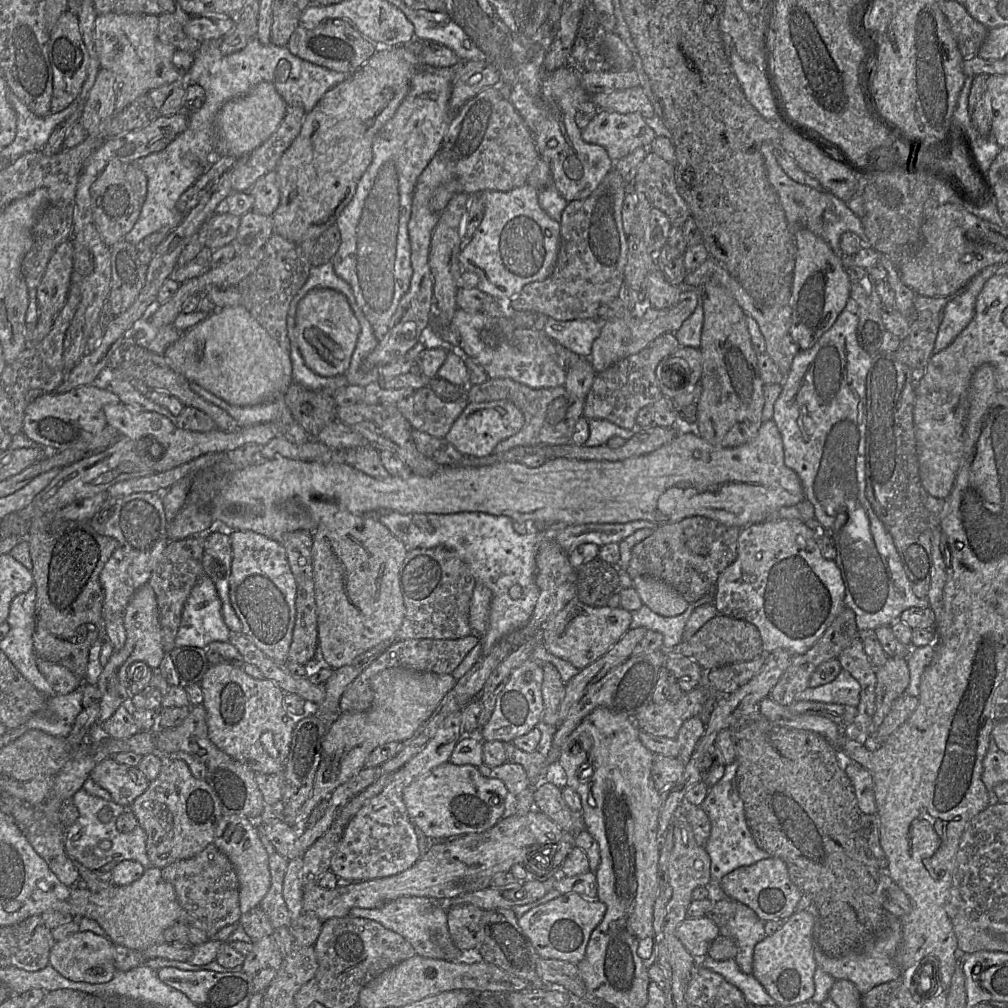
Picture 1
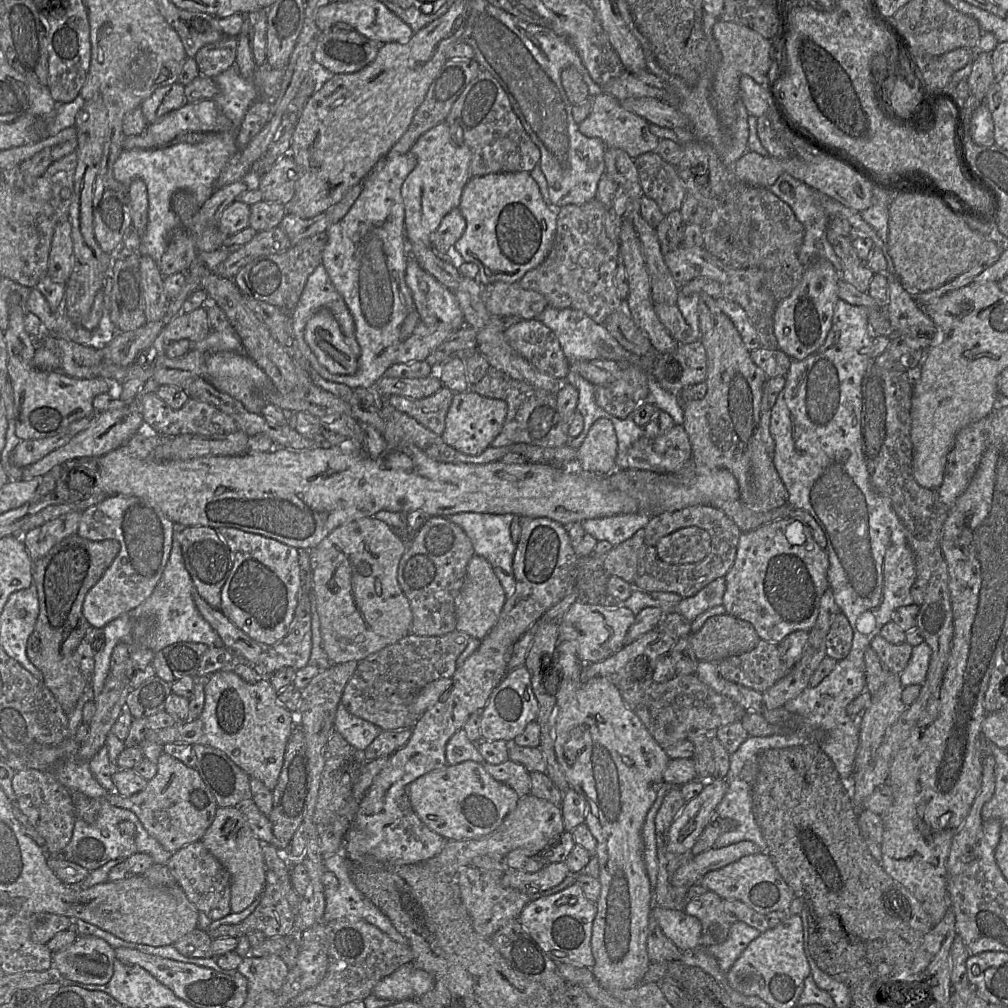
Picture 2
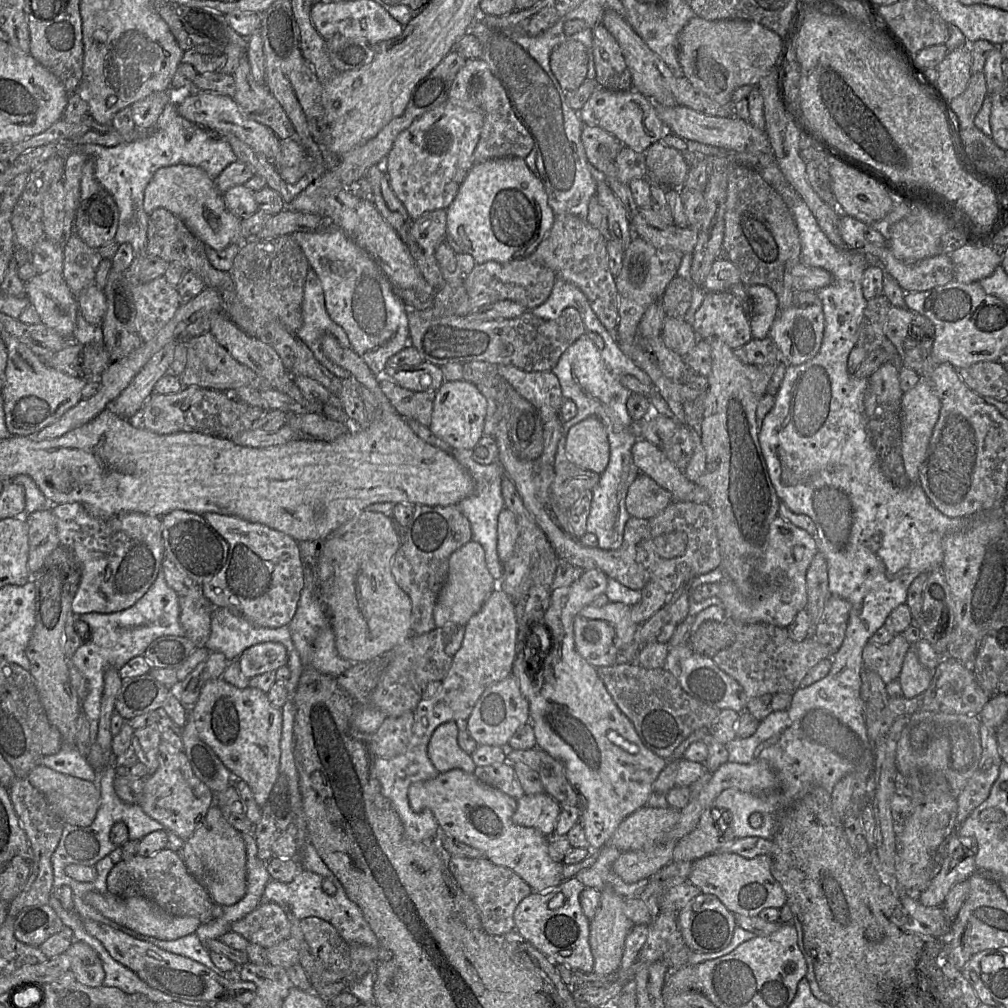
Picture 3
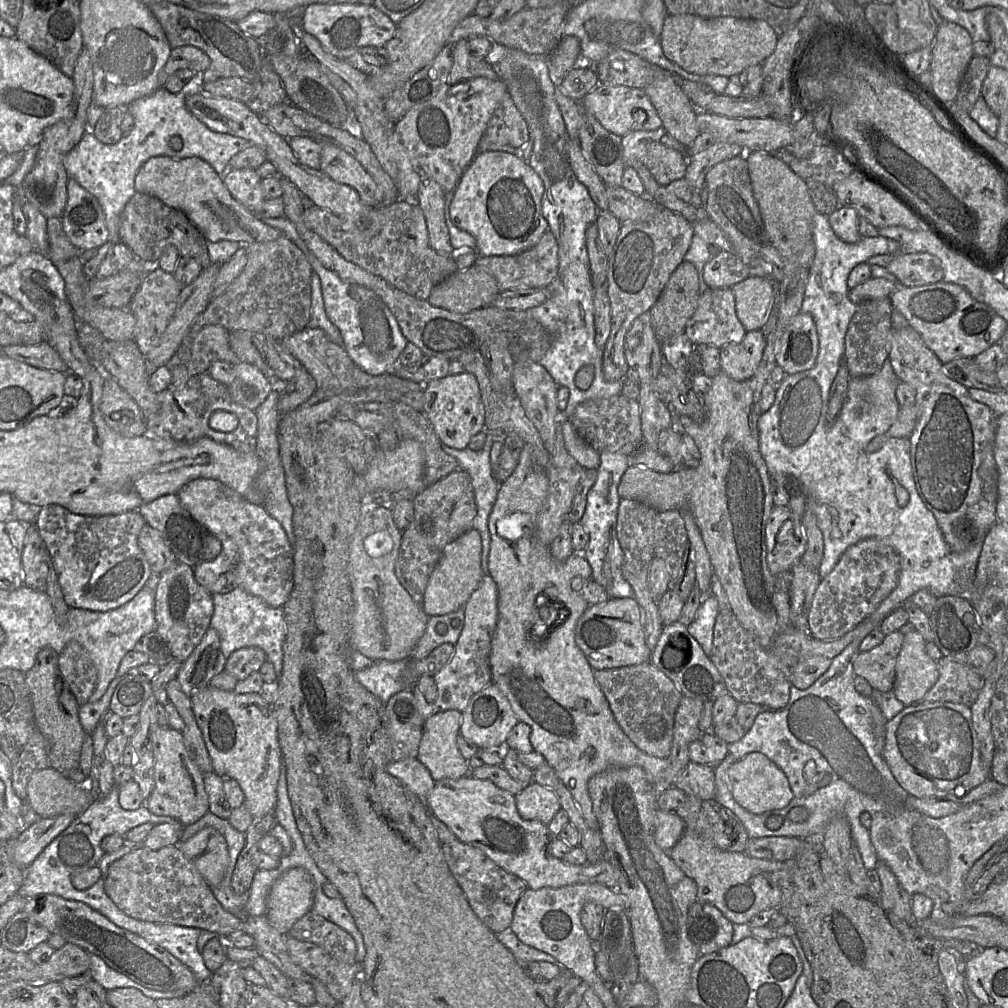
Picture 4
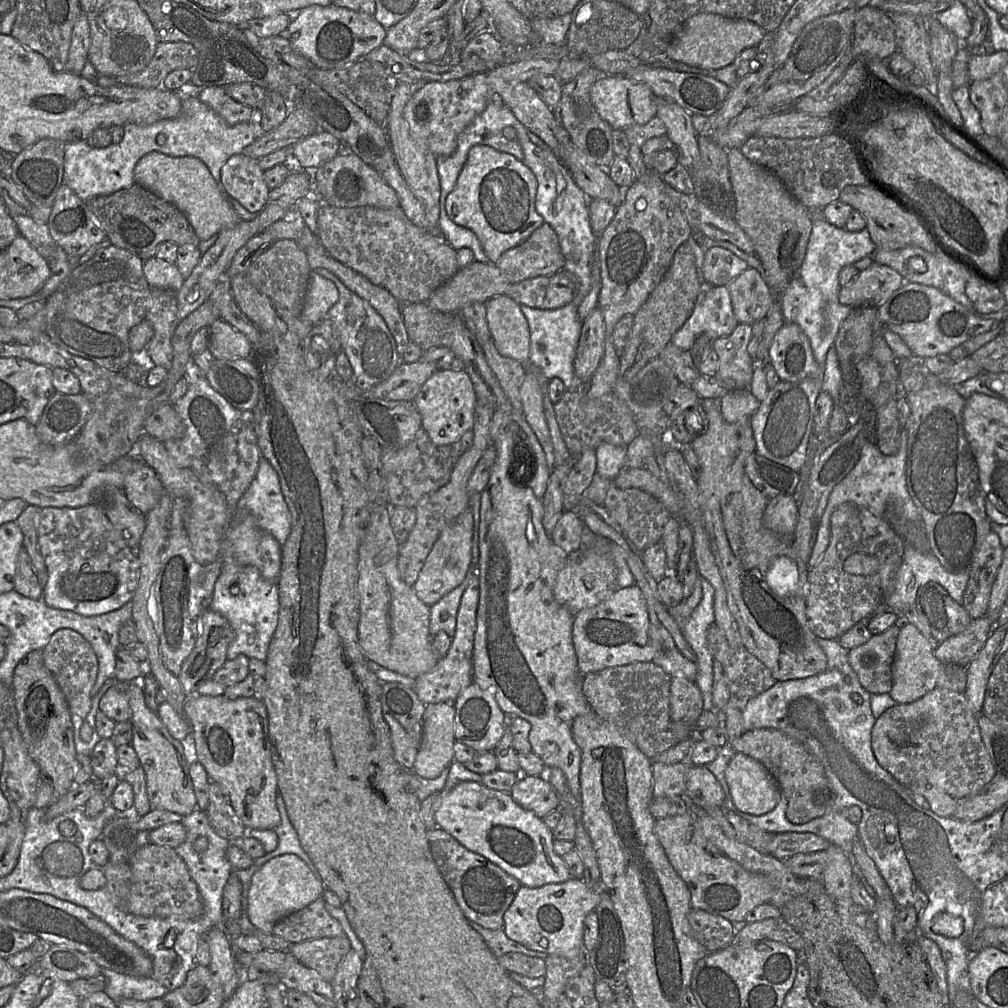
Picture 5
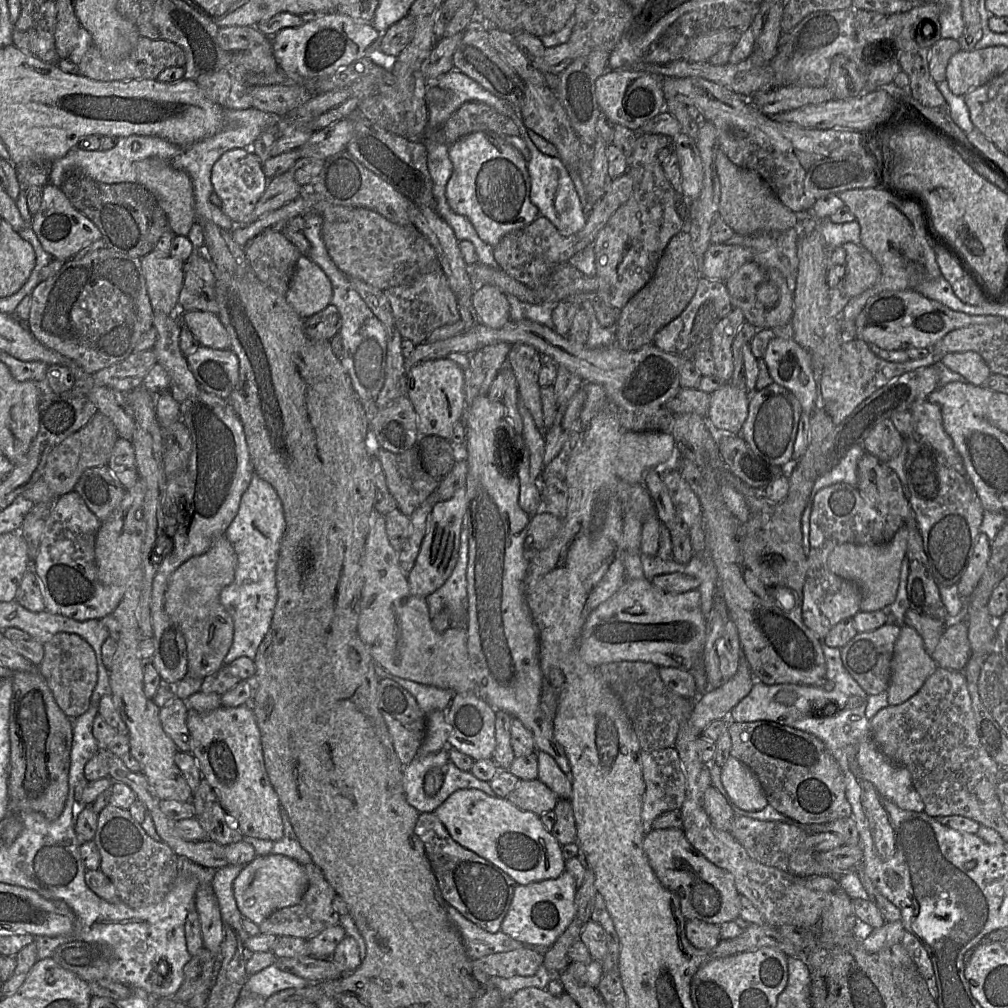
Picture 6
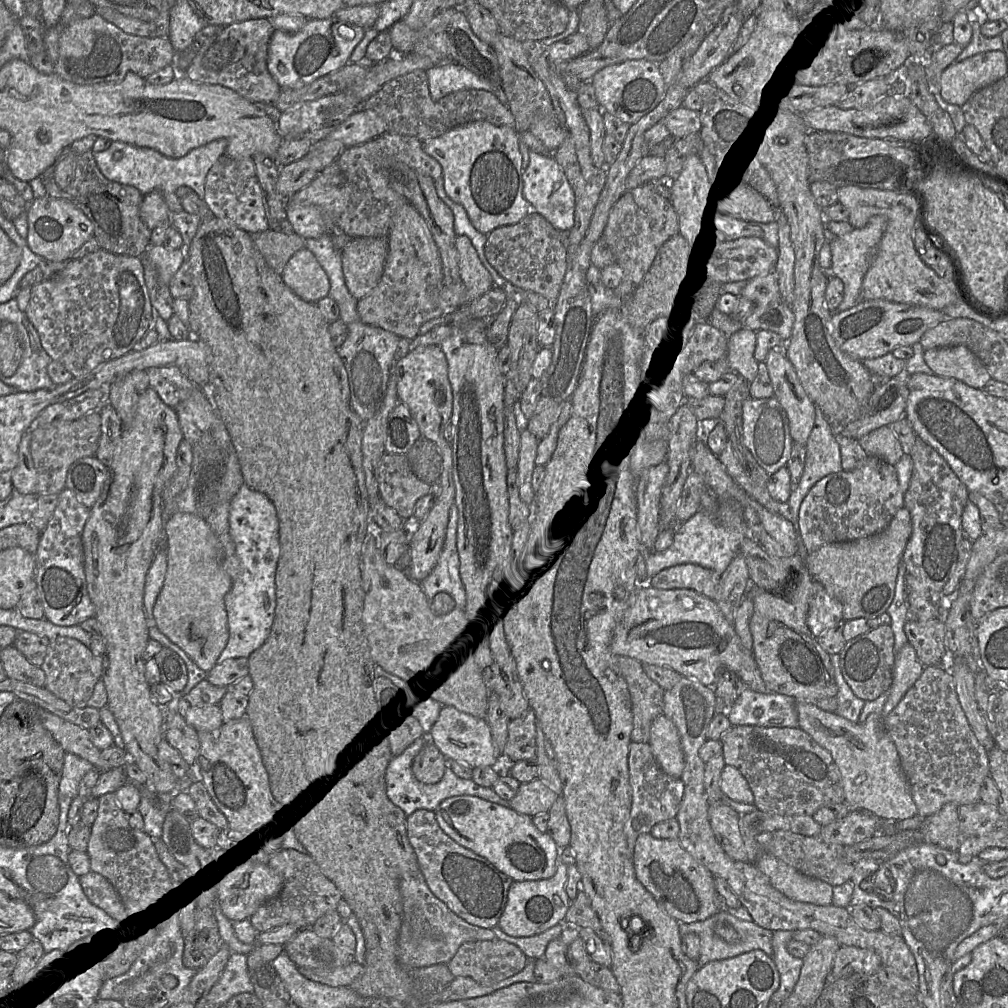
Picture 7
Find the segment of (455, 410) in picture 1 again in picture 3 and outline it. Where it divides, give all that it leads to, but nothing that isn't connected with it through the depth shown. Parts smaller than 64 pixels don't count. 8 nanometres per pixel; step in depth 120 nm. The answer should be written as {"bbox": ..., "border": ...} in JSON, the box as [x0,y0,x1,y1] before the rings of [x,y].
{"bbox":[380,377,435,427],"border":[[[382,377],[380,387],[397,412],[406,420],[414,420],[429,427],[432,419],[435,393],[405,389],[388,377]]]}

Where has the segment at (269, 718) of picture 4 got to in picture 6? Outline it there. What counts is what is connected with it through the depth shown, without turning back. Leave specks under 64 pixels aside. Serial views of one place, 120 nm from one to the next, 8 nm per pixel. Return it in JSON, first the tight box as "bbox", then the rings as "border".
{"bbox":[188,706,284,842],"border":[[[220,706],[208,713],[188,710],[191,752],[203,779],[213,788],[232,824],[244,837],[276,842],[284,835],[281,803],[264,761],[261,733],[252,707]]]}

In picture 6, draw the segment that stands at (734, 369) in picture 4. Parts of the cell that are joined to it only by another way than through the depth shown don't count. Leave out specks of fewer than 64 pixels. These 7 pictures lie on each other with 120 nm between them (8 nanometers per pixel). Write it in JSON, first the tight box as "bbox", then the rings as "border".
{"bbox":[710,310,745,383],"border":[[[733,310],[717,324],[711,335],[710,351],[716,367],[716,376],[729,383],[734,370],[732,345],[741,326],[745,323],[743,312]]]}

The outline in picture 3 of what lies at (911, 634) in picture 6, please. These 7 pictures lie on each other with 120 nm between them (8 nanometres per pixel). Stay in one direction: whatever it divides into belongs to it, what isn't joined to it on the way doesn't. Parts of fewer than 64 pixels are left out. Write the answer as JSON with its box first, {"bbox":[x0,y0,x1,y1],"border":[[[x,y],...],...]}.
{"bbox":[898,644,933,699],"border":[[[912,644],[905,655],[898,677],[903,696],[911,699],[926,691],[931,684],[933,674],[933,670],[920,663]]]}

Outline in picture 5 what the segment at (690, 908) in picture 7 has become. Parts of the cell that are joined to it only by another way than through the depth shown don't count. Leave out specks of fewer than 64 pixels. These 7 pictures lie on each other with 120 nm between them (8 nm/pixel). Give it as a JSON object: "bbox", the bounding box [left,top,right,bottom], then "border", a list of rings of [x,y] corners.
{"bbox":[654,809,775,922],"border":[[[694,809],[656,819],[654,833],[670,864],[689,888],[692,909],[719,915],[731,922],[741,922],[755,907],[769,903],[775,890],[775,881],[766,875],[745,870],[722,854],[703,834]]]}

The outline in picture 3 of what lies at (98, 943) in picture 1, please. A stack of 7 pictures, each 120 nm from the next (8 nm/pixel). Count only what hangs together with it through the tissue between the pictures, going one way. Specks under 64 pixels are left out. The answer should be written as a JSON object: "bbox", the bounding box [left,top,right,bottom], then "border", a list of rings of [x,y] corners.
{"bbox":[65,941,105,987],"border":[[[82,941],[71,942],[65,952],[70,958],[70,971],[84,986],[100,987],[105,978],[102,961],[93,948]]]}

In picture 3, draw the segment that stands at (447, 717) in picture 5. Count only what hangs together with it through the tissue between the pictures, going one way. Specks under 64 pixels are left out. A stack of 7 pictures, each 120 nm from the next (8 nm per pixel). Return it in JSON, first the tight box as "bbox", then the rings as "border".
{"bbox":[428,721,476,773],"border":[[[455,721],[439,725],[433,732],[428,744],[428,756],[438,773],[461,769],[473,773],[476,765],[458,745],[459,727]]]}

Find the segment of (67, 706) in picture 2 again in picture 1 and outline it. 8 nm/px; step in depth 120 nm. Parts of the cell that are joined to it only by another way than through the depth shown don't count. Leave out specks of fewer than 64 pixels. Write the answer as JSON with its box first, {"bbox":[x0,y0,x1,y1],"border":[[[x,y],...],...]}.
{"bbox":[26,512,118,682],"border":[[[47,512],[33,519],[26,537],[37,589],[33,648],[37,657],[68,668],[84,682],[89,650],[105,633],[99,576],[118,542],[98,534],[89,521],[59,521],[54,515]]]}

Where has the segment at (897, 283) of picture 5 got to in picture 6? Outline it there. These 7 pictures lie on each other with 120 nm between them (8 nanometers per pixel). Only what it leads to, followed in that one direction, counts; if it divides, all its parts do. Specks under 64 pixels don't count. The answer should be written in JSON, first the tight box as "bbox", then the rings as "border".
{"bbox":[843,243,880,298],"border":[[[845,243],[846,274],[843,278],[845,293],[849,298],[859,296],[879,279],[880,266],[873,255],[862,245]]]}

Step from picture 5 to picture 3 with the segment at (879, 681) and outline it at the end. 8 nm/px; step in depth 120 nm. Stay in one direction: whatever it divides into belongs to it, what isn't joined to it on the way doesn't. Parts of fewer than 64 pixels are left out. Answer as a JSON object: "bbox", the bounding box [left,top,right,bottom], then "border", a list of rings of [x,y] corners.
{"bbox":[862,633,911,684],"border":[[[902,633],[887,644],[867,643],[862,652],[863,669],[876,672],[888,684],[898,679],[911,643]]]}

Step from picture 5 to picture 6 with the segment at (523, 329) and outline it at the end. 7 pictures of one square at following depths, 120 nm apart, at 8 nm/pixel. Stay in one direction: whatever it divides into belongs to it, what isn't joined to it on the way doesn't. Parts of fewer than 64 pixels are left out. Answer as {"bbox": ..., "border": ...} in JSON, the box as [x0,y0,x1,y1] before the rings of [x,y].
{"bbox":[471,285,511,329],"border":[[[485,285],[475,289],[471,304],[479,322],[490,328],[499,329],[511,320],[506,294],[497,287]]]}

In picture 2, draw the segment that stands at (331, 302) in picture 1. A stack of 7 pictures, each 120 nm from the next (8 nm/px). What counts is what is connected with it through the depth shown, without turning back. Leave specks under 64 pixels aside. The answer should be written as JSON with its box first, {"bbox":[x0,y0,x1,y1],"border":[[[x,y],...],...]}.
{"bbox":[304,309,358,375],"border":[[[328,309],[319,310],[308,320],[304,339],[319,364],[329,372],[344,375],[357,372],[358,357],[352,352]]]}

